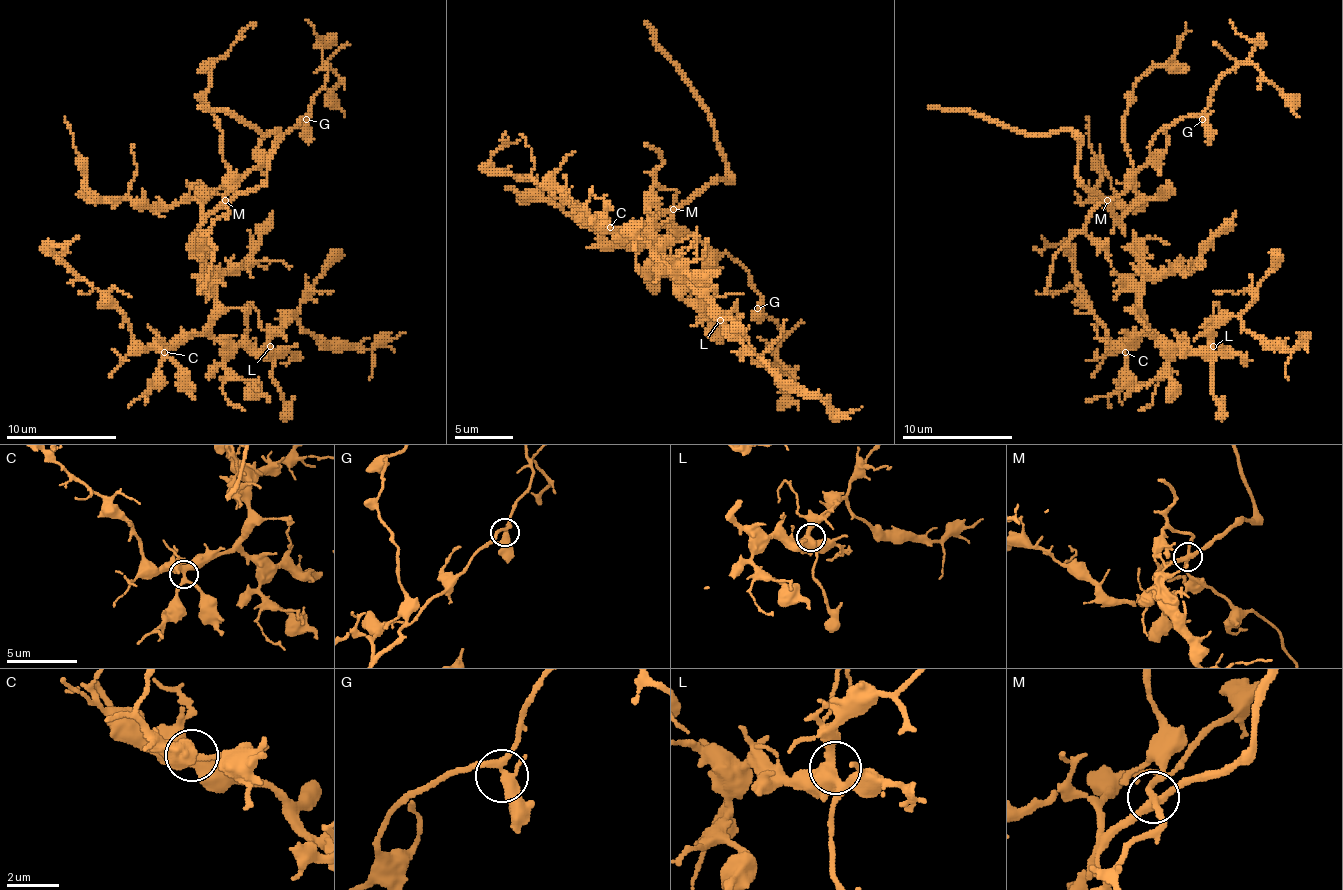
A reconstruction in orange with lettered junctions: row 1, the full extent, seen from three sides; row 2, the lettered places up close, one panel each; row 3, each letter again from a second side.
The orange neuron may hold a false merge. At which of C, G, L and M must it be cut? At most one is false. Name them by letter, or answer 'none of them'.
M

